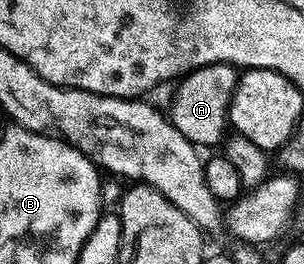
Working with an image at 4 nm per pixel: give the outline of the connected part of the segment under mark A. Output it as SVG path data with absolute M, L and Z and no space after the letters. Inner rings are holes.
M227 62L201 66L185 75L177 83L178 91L170 102L170 110L168 109L170 123L174 125L176 132L180 132L180 136L184 136L198 148L214 146L218 141L219 145L228 130L230 97L234 95L238 76L239 71Z

